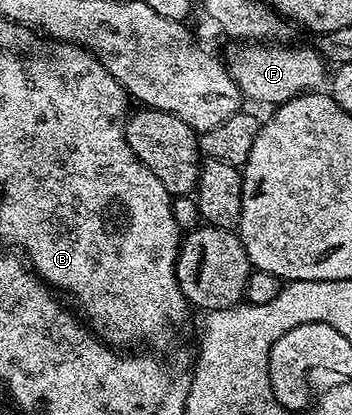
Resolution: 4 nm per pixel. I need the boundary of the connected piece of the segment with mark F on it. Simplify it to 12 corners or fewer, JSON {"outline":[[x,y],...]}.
{"outline":[[232,43],[241,94],[275,107],[325,84],[326,61],[297,43]]}

